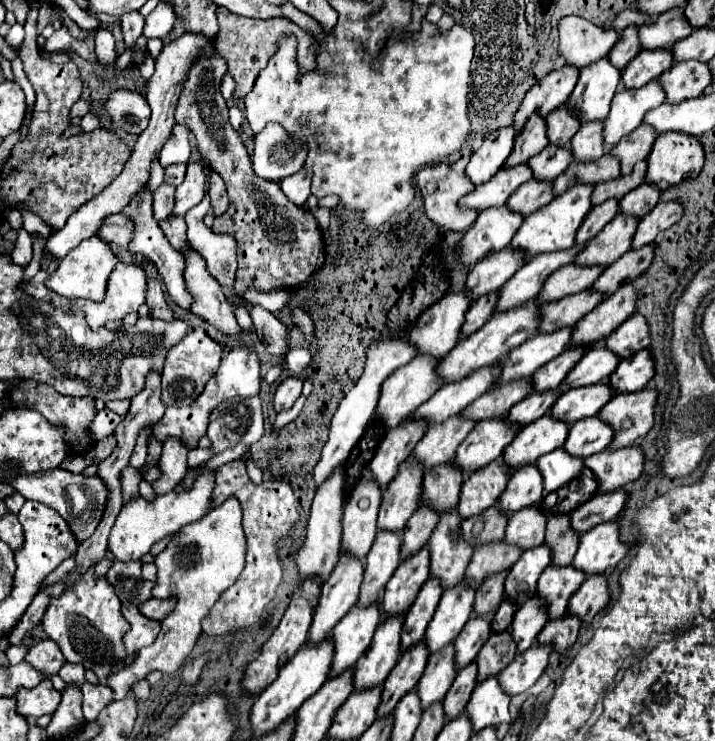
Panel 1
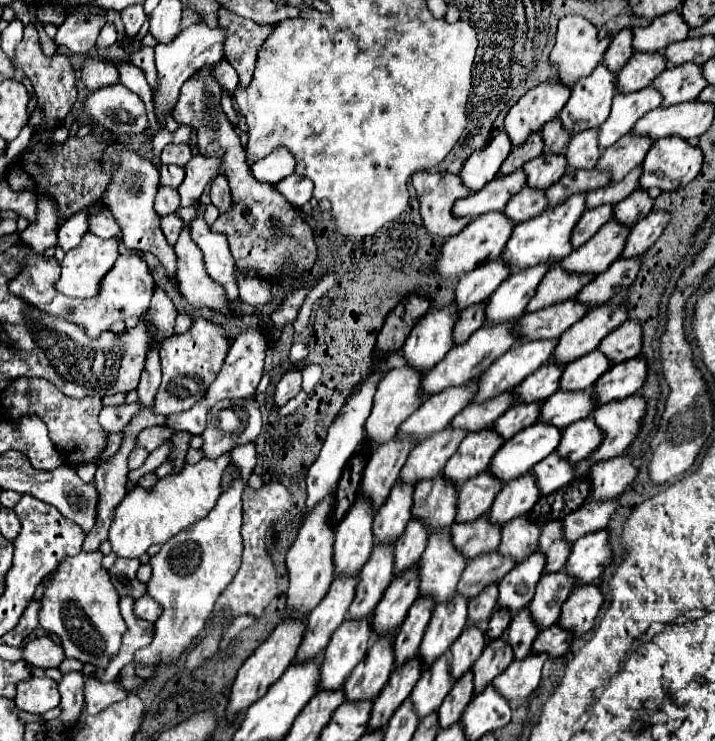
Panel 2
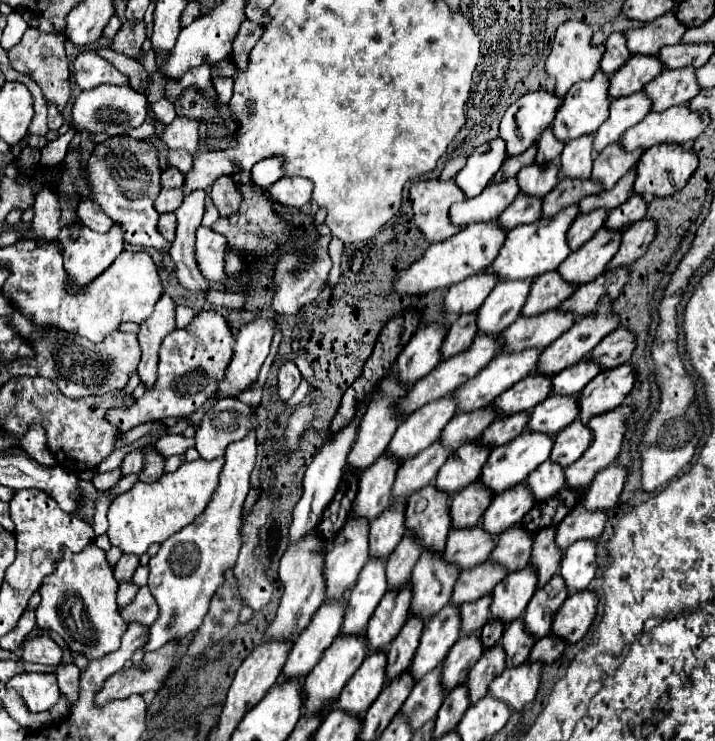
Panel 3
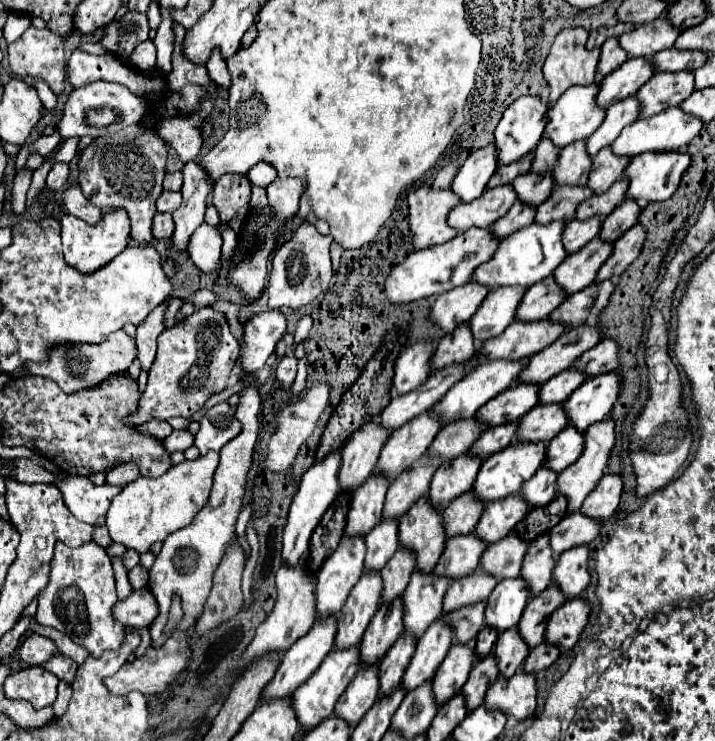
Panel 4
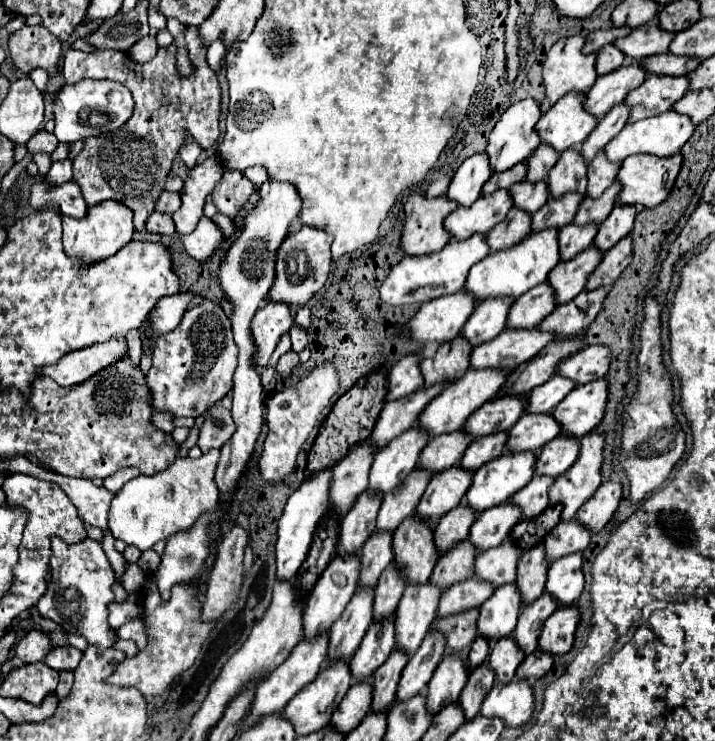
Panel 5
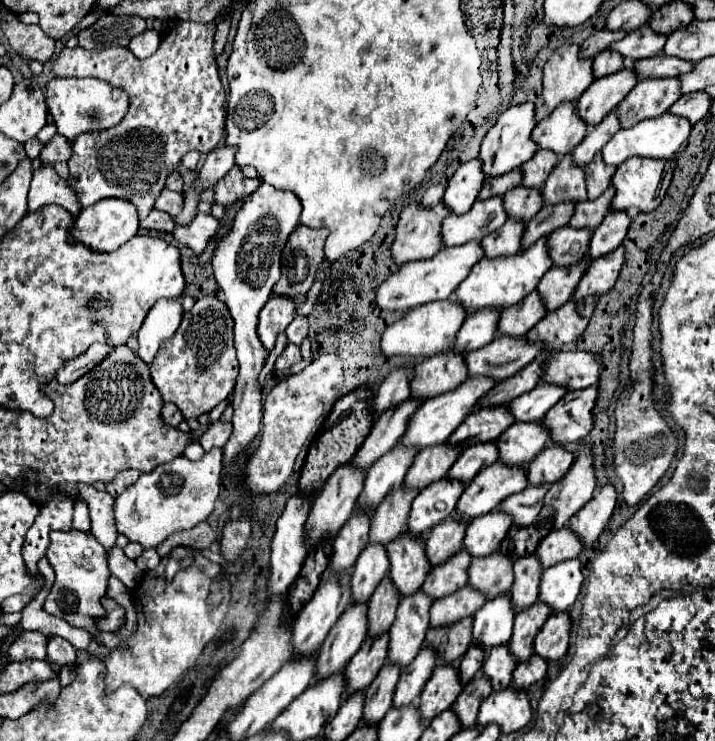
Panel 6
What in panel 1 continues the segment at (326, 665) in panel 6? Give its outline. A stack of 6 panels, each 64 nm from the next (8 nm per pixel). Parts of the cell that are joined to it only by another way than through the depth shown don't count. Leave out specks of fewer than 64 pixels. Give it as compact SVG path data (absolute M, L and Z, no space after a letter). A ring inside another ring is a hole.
M380 530L376 534L376 542L372 544L372 550L366 556L366 570L358 606L378 602L380 590L384 590L386 582L392 578L394 570L400 564L400 548L402 548L402 536L398 532Z

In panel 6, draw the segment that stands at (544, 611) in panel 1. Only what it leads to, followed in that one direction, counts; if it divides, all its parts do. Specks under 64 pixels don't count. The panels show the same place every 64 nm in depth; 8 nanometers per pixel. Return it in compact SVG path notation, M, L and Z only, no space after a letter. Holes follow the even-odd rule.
M508 644L504 646L494 646L490 652L488 652L488 658L482 666L482 672L490 676L492 680L492 688L498 692L498 690L504 690L510 686L512 682L512 672L516 668L518 660L510 654L510 648Z

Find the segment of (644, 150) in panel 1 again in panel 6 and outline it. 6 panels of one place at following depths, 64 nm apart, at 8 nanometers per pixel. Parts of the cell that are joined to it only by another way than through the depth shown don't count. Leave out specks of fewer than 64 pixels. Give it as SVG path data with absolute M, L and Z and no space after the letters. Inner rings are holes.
M596 154L596 158L584 168L586 170L586 184L588 184L588 198L596 200L612 182L612 176L616 172L616 166L608 166L602 160L602 154Z

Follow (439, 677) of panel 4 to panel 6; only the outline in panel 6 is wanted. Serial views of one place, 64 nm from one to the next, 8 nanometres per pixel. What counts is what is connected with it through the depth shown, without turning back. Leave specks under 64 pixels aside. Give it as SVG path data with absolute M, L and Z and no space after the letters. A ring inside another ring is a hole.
M438 664L424 692L420 694L420 714L424 720L432 720L442 710L448 710L462 692L462 680L458 668L450 664Z

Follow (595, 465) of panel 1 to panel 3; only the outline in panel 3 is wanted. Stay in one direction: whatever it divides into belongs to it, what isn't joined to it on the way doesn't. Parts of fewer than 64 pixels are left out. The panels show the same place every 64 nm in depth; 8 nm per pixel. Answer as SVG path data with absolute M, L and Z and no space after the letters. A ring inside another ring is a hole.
M610 464L602 468L584 496L586 510L612 510L620 498L624 482L628 478L628 468L620 464Z

